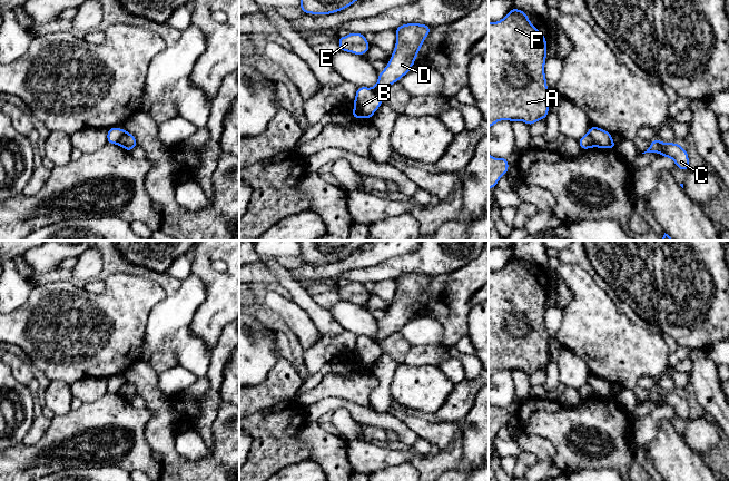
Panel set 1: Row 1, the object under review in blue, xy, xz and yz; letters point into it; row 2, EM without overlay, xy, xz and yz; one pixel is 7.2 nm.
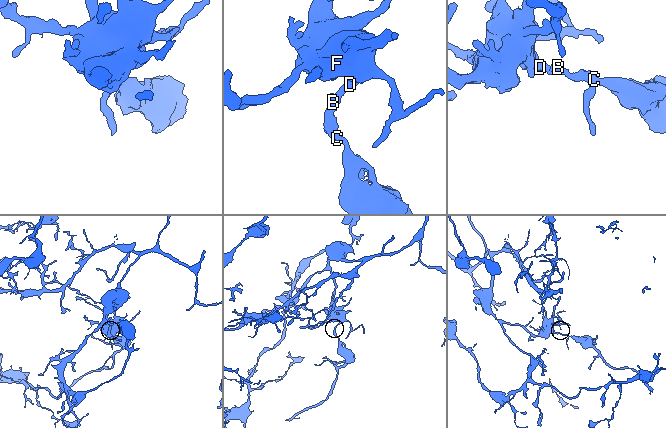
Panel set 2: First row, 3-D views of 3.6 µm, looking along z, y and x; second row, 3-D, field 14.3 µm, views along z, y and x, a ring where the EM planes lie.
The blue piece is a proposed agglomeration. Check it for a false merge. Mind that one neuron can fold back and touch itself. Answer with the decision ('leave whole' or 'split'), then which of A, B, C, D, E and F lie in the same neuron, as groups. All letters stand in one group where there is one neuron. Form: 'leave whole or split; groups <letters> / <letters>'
split; groups A D E F / B C

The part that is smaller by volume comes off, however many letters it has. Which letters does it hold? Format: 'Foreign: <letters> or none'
Foreign: B, C

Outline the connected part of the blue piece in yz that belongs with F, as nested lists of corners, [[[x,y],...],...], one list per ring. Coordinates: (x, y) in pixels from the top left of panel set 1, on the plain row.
[[[512,257],[498,271],[489,271],[489,379],[499,370],[523,371],[532,375],[549,364],[549,343],[544,323],[546,310],[546,286],[532,274],[528,263]]]

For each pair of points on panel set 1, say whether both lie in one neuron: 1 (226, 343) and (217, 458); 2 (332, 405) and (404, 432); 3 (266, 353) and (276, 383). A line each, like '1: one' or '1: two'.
1: two
2: one
3: two

